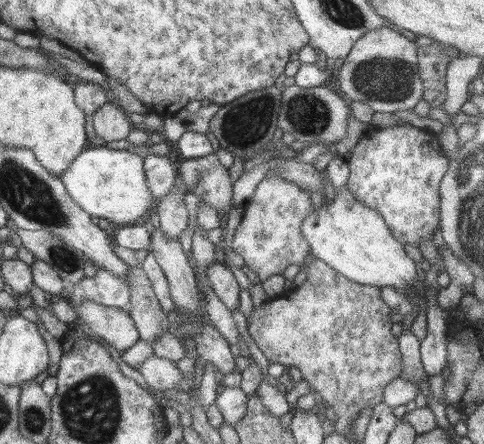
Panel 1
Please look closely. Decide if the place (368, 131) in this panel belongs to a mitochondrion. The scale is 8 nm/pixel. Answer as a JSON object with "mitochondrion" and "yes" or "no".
{"mitochondrion":"no"}

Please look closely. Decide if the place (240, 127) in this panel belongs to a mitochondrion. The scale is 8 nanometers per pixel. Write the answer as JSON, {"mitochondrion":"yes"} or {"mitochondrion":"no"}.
{"mitochondrion":"yes"}

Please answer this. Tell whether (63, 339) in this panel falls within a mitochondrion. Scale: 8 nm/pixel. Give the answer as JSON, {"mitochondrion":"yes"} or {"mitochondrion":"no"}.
{"mitochondrion":"no"}

